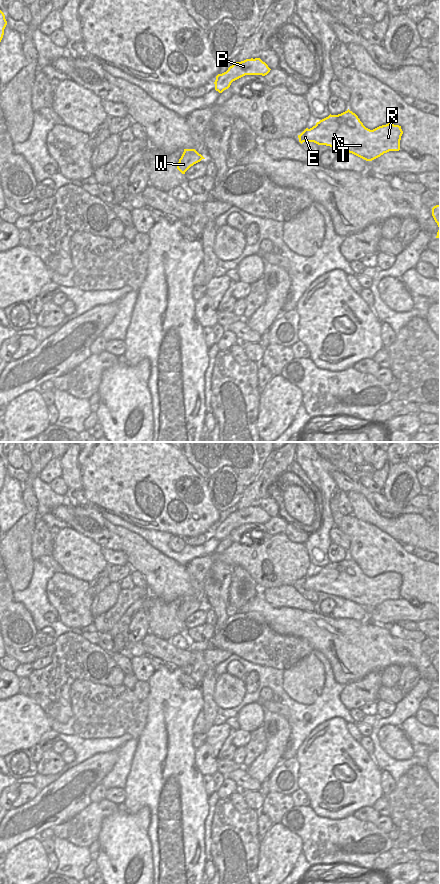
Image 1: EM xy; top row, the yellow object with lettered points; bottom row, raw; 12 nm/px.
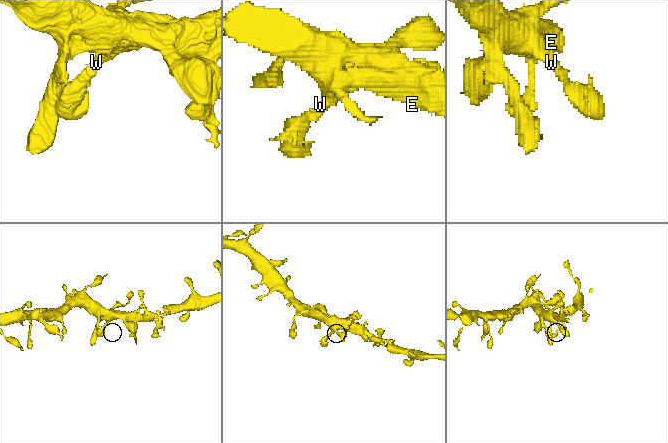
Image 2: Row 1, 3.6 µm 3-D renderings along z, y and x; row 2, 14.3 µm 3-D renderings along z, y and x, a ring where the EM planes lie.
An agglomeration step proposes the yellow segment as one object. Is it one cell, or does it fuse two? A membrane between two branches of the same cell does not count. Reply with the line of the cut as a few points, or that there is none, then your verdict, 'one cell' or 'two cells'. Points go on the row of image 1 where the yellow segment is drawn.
no cut | one cell

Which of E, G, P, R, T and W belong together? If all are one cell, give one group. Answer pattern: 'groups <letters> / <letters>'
groups E G P R T W

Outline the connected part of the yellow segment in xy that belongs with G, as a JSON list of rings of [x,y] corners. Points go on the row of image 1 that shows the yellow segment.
[[[349,109],[338,115],[329,115],[315,126],[298,135],[299,142],[336,147],[366,161],[372,161],[389,151],[400,150],[401,126],[388,123],[373,130],[366,128]]]

